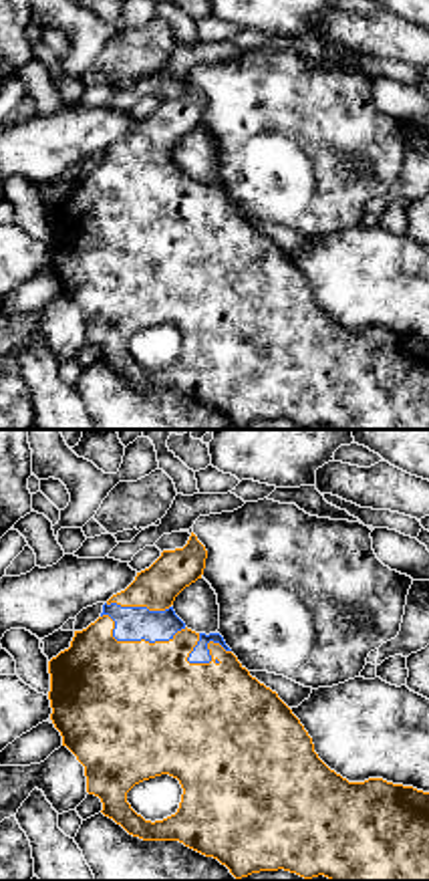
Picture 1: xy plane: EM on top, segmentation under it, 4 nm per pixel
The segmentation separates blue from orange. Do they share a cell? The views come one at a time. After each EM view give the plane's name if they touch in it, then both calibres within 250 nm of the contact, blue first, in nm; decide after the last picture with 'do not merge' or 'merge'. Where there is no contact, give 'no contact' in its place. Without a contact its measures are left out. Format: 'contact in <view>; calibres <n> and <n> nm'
contact in xy; calibres 140 and 500 nm

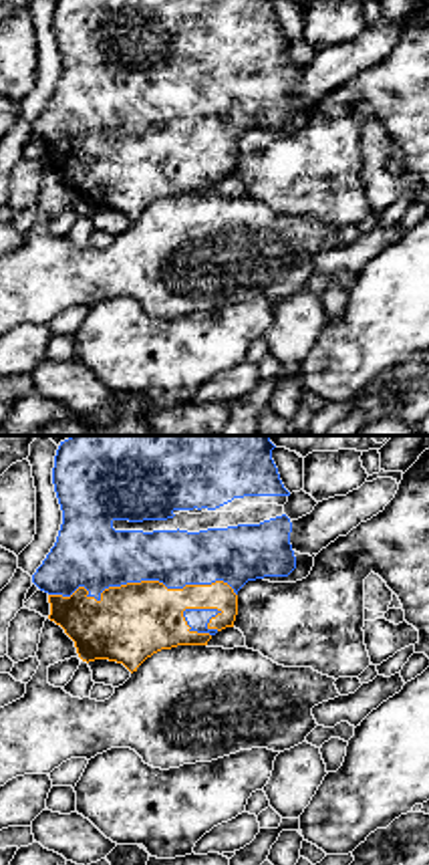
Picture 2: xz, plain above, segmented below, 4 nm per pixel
contact in xz; calibres 280 and 300 nm

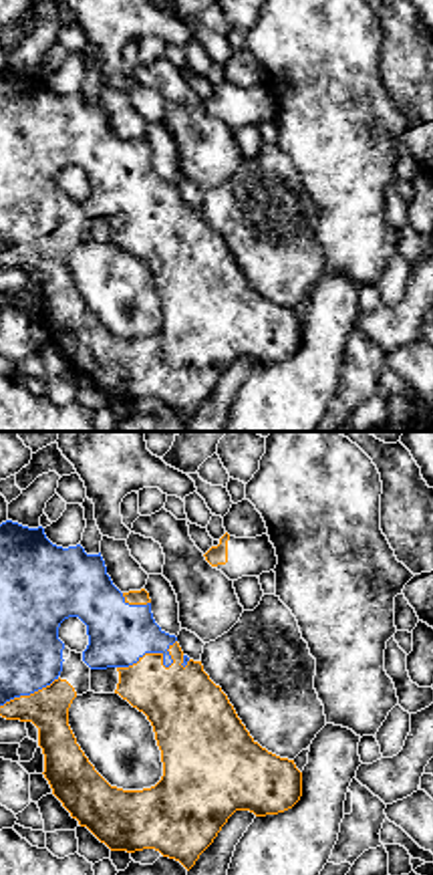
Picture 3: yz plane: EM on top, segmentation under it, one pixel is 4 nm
contact in yz; calibres 240 and 300 nm

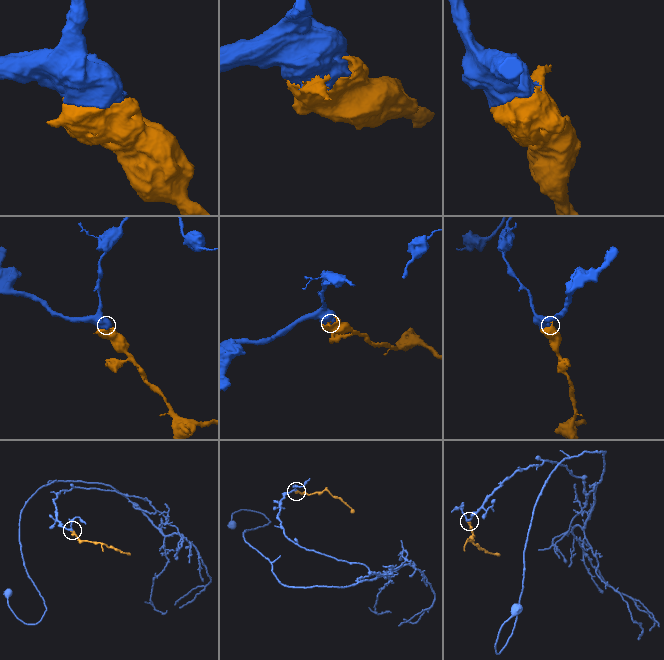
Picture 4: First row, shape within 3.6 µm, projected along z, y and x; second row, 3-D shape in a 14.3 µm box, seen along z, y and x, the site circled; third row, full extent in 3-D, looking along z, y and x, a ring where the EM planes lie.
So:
merge

